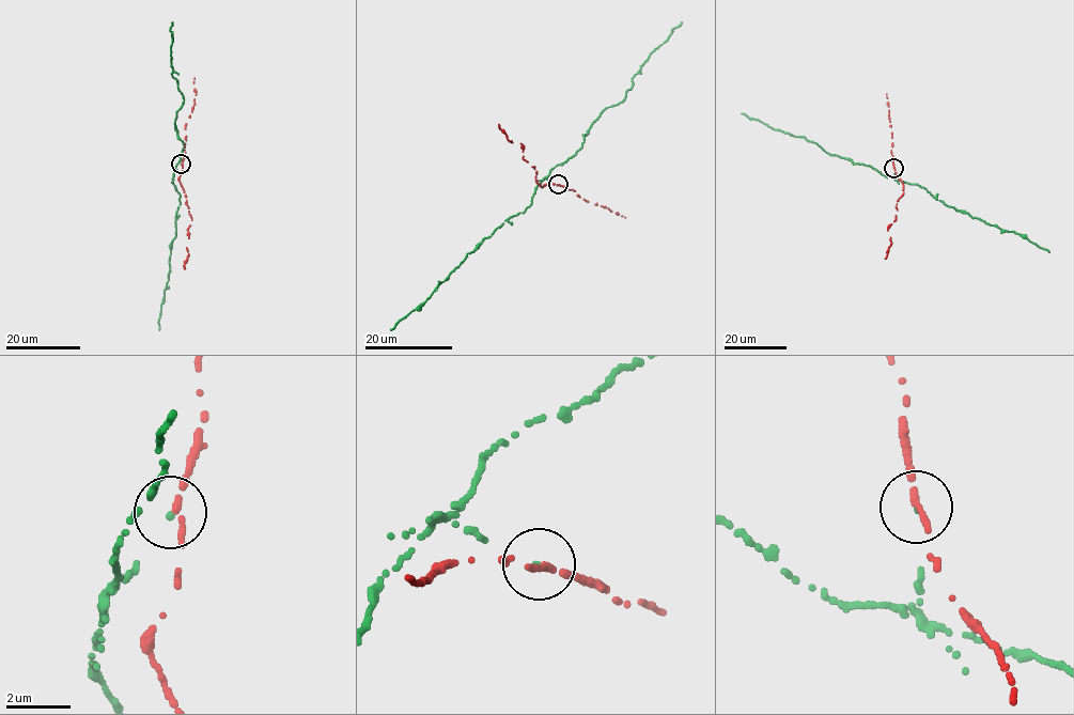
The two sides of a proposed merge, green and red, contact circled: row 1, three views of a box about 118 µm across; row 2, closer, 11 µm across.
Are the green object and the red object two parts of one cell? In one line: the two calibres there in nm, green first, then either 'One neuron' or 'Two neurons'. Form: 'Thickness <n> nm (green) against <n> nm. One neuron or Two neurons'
Thickness 130 nm (green) against 260 nm. Two neurons

